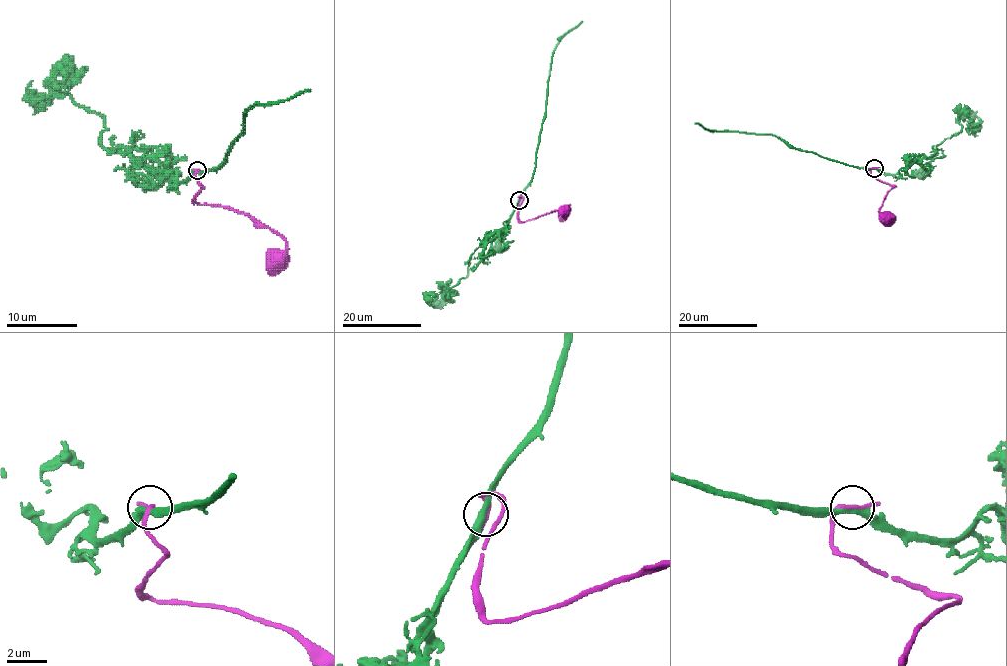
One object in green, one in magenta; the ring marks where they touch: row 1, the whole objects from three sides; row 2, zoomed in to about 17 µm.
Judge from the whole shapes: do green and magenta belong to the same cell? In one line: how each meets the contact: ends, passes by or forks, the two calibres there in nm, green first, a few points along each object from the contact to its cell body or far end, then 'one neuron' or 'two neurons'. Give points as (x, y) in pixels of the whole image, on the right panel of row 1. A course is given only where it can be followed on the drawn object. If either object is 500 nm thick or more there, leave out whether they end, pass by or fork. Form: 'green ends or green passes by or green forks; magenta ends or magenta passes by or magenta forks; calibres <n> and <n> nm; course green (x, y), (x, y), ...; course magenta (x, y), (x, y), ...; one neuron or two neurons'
green passes by; magenta passes by; calibres 320 and 160 nm; course green (875, 168), (855, 167), (791, 148), (771, 135), (716, 132), (695, 123); course magenta (875, 168), (871, 170), (873, 177), (895, 187), (882, 200), (880, 211), (887, 218); two neurons

